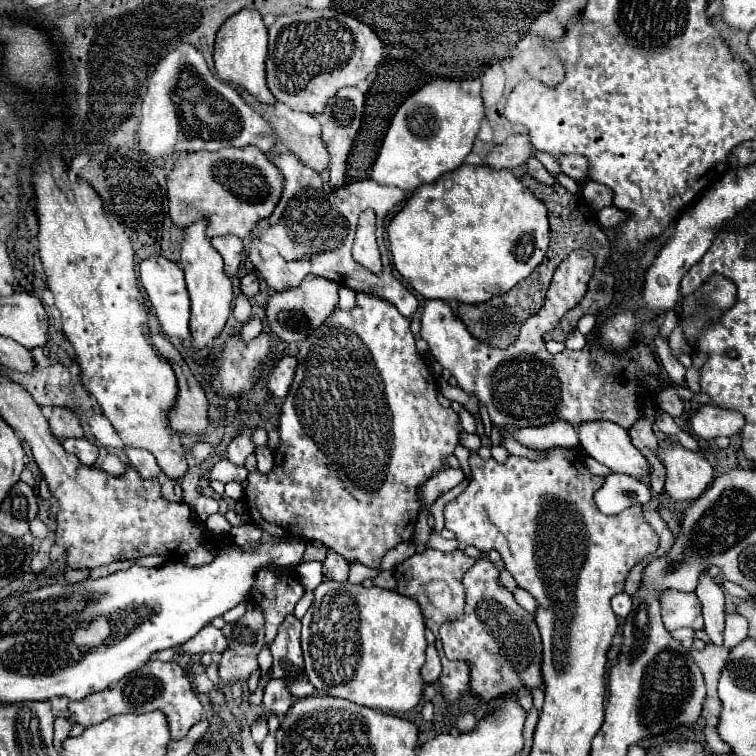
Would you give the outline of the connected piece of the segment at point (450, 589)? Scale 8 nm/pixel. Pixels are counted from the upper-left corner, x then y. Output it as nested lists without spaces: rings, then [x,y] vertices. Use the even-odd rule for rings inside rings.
[[[425,550],[421,554],[413,554],[405,562],[401,562],[393,574],[399,582],[397,592],[401,596],[407,596],[415,600],[421,606],[425,624],[431,628],[431,632],[439,638],[439,626],[447,620],[459,618],[461,610],[465,606],[465,592],[463,592],[463,574],[475,564],[475,558],[469,558],[461,550],[453,552],[439,552],[439,550]]]

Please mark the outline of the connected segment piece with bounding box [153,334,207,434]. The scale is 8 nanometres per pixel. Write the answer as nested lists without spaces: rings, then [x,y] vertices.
[[[153,334],[155,348],[169,358],[169,364],[177,376],[177,400],[169,410],[169,424],[177,432],[201,434],[207,426],[207,396],[181,354],[171,346],[163,334]]]

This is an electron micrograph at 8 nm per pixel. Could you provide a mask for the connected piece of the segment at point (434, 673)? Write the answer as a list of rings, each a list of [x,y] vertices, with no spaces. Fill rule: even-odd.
[[[433,644],[427,646],[427,660],[421,668],[421,676],[427,684],[431,682],[437,682],[439,680],[439,674],[441,674],[441,662],[439,662],[439,656],[437,656],[437,650]]]

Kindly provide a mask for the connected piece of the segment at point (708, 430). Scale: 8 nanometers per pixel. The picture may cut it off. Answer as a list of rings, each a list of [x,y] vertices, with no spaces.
[[[703,406],[691,420],[695,434],[705,440],[713,440],[717,436],[733,436],[745,424],[745,418],[737,410],[717,406]]]

